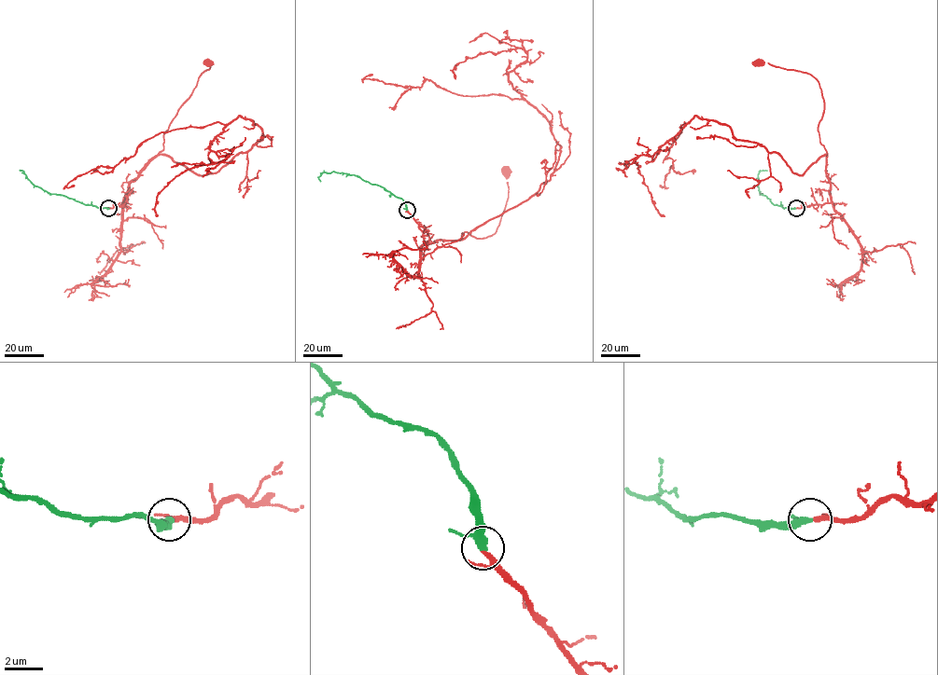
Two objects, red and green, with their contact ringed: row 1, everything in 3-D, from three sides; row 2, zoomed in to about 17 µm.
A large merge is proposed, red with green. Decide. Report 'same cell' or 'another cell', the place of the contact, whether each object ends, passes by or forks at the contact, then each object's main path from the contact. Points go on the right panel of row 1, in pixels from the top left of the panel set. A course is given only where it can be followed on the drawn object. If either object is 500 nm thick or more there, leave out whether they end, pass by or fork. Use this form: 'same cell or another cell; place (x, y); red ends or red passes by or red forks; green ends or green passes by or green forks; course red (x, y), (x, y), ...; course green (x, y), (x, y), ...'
same cell; place (796, 208); red passes by; green passes by; course red (796, 208), (831, 201), (826, 150), (819, 141), (818, 130), (824, 109), (821, 89), (810, 75), (757, 61); course green (796, 208), (774, 205), (759, 192), (758, 174), (767, 171)

